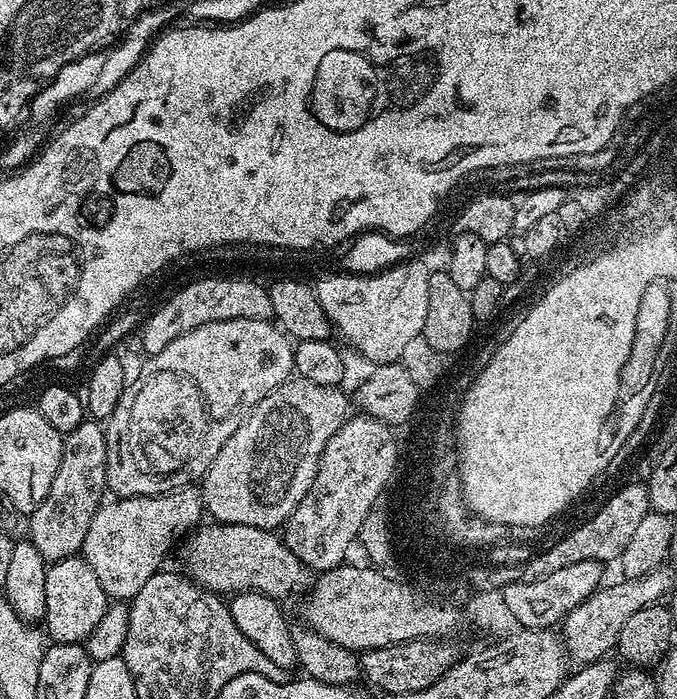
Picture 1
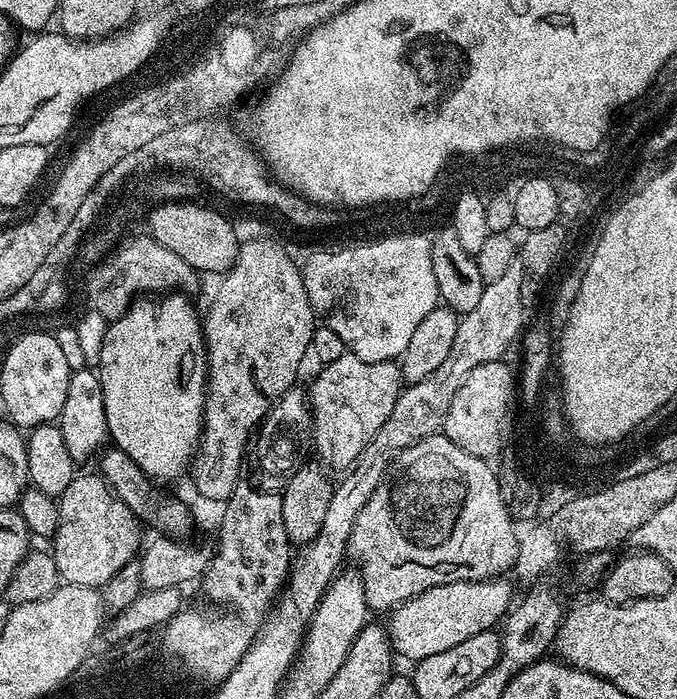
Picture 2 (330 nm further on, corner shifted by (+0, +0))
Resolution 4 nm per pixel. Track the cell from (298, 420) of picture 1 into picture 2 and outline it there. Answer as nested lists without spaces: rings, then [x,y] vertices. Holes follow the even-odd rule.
[[[345,354],[338,362],[325,364],[319,370],[310,388],[311,443],[316,444],[316,452],[325,465],[333,464],[344,474],[374,434],[382,430],[382,422],[390,418],[390,410],[394,410],[402,391],[400,365],[395,360],[362,362],[362,358]]]

